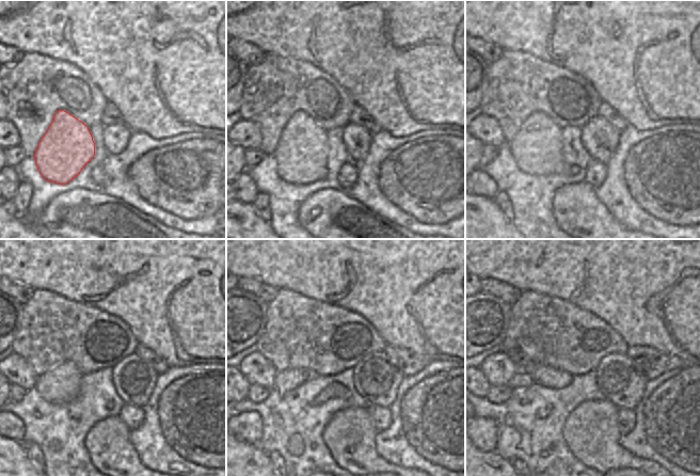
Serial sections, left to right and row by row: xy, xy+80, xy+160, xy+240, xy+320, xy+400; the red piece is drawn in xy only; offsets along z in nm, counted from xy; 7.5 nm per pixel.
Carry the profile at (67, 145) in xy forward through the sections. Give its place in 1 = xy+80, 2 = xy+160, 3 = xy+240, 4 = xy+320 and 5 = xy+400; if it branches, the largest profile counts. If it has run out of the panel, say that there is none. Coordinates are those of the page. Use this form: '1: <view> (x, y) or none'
1: xy+80 (301, 154)
2: xy+160 (537, 148)
3: xy+240 (61, 384)
4: xy+320 (287, 380)
5: xy+400 (521, 379)

